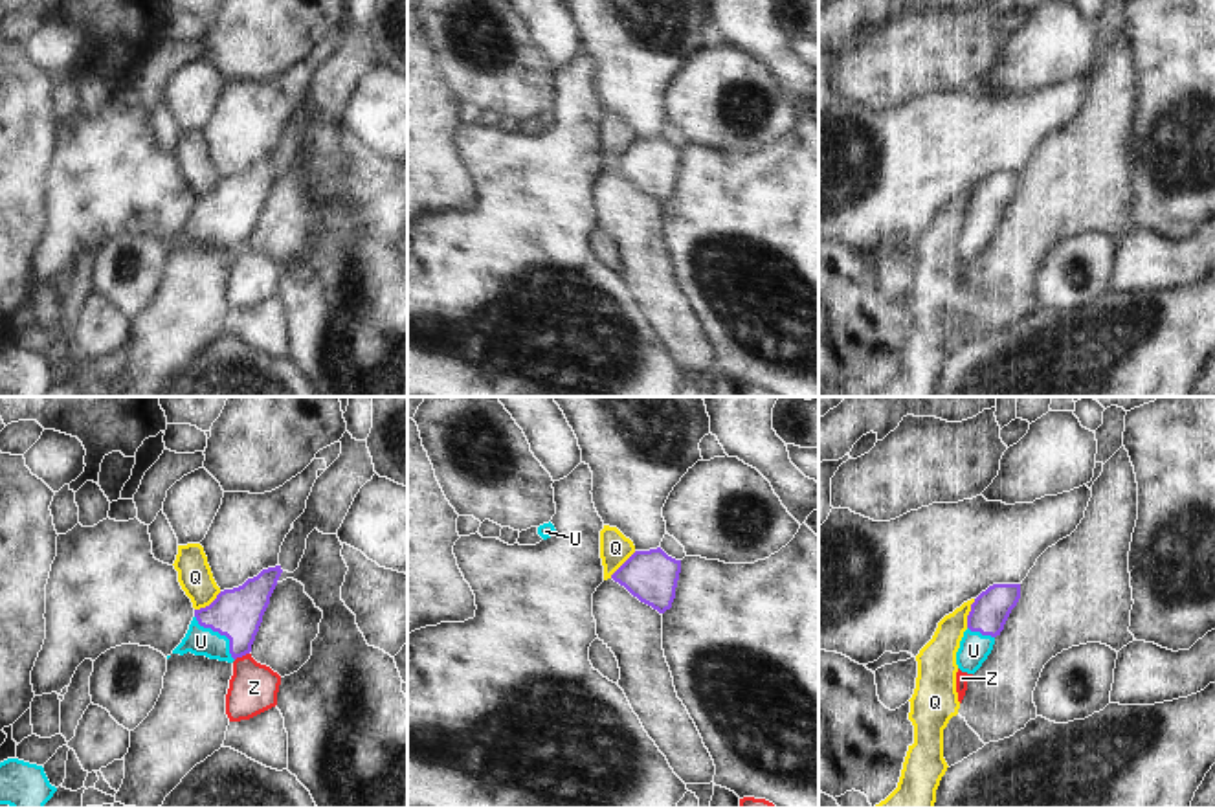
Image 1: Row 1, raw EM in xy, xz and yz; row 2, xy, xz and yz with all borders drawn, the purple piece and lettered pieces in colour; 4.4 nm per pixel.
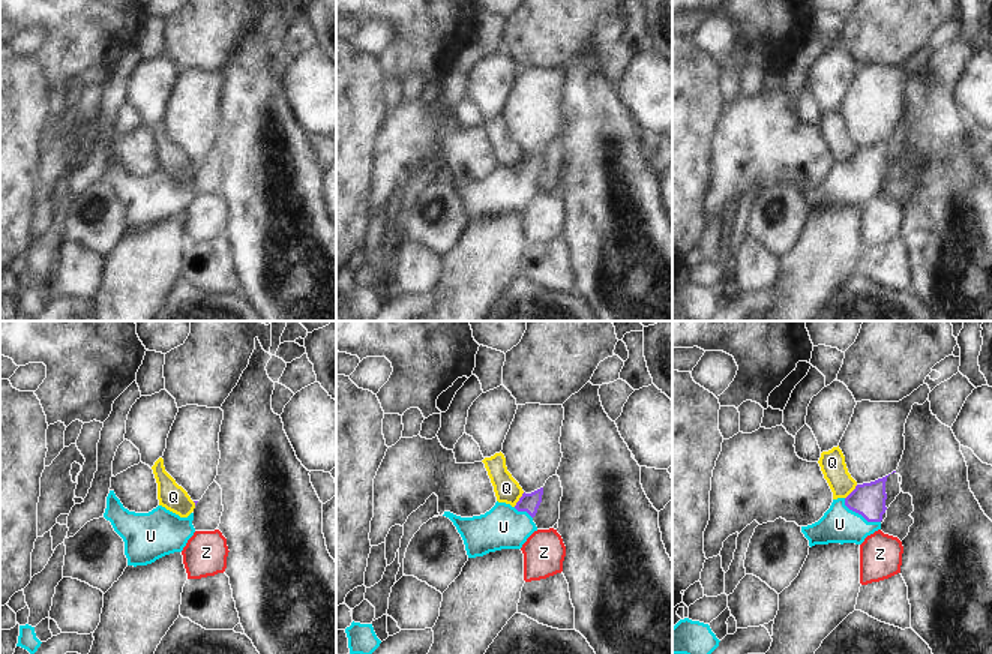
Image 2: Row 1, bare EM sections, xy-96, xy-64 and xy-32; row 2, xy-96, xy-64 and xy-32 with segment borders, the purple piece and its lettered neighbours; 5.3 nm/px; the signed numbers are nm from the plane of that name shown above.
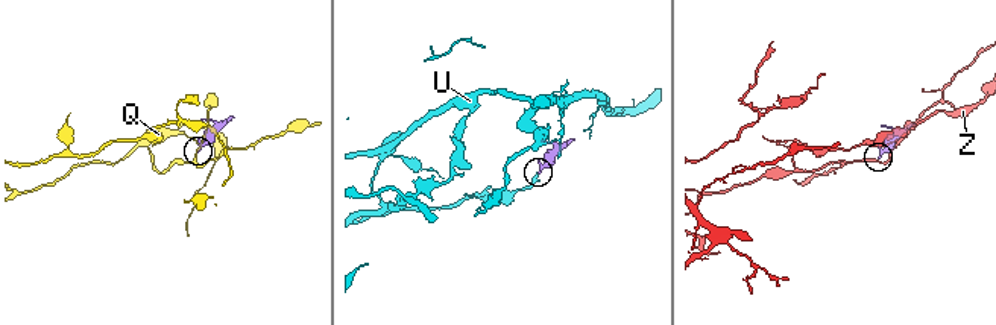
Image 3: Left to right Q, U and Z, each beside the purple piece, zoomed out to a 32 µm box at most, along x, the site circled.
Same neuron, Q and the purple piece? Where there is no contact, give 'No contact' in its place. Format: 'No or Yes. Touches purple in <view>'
No. Touches purple in yz

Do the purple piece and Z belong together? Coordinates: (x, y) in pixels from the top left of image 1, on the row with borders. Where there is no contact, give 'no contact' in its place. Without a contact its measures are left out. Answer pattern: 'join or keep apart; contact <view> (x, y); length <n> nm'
keep apart; contact xy (241, 656); length 70 nm

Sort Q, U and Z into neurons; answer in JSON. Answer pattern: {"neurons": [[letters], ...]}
{"neurons": [["Q"], ["U"], ["Z"]]}

